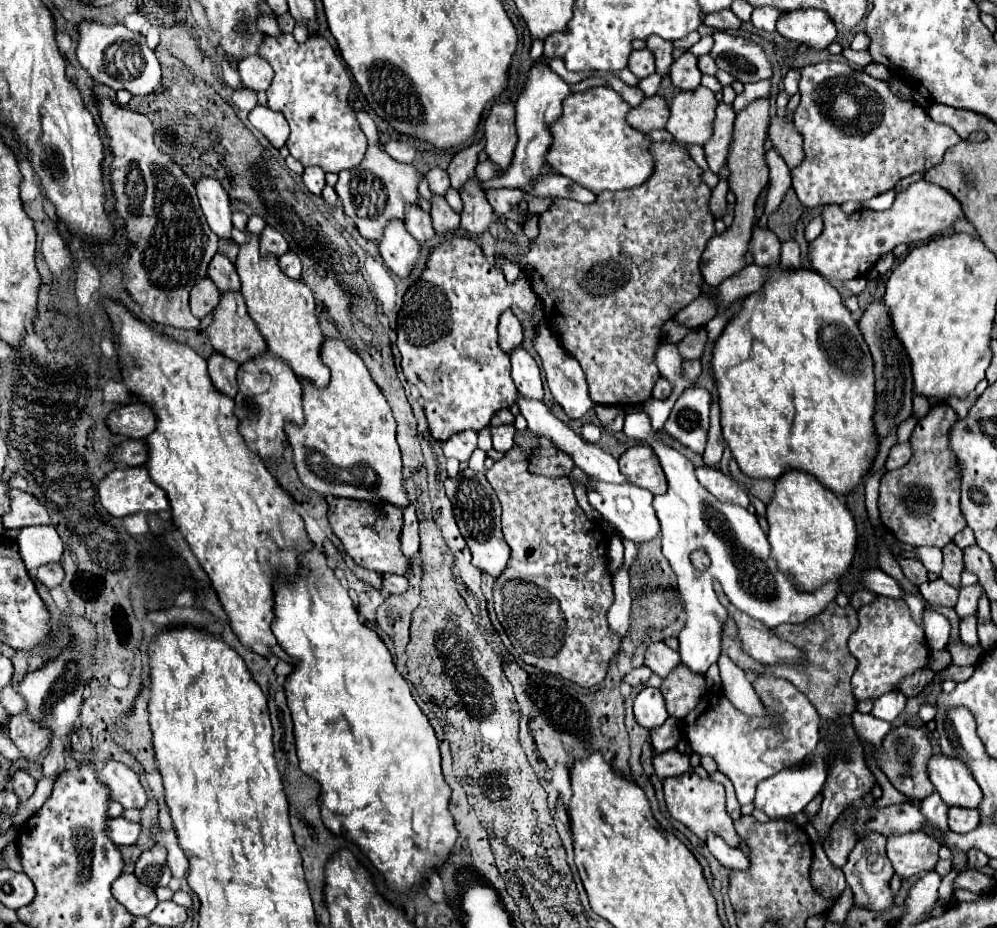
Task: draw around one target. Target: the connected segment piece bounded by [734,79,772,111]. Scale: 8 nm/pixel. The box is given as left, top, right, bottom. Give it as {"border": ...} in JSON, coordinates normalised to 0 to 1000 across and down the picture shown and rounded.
{"border":[[[766,85],[766,87],[758,87],[758,89],[750,89],[750,92],[746,92],[746,100],[744,100],[742,105],[738,105],[738,109],[736,109],[736,117],[742,120],[742,117],[746,117],[750,111],[754,111],[756,107],[768,105],[768,102],[772,100],[772,92],[774,92],[772,85]]]}

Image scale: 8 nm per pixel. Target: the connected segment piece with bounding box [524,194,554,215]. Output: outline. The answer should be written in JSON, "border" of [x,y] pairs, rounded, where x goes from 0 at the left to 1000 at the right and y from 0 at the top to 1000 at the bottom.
{"border":[[[527,209],[526,216],[530,219],[531,230],[538,230],[542,232],[545,230],[551,221],[556,217],[556,212],[539,213],[531,209]]]}

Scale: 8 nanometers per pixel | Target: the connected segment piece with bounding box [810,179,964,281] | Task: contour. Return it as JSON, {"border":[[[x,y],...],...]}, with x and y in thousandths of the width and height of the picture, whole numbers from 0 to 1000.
{"border":[[[927,193],[911,199],[907,206],[899,208],[899,217],[889,227],[863,225],[849,232],[843,221],[835,219],[822,230],[826,238],[824,251],[812,262],[812,283],[814,288],[832,303],[851,303],[861,296],[869,296],[877,283],[899,264],[917,264],[929,260],[941,251],[947,251],[955,240],[967,234],[963,219],[941,199]]]}

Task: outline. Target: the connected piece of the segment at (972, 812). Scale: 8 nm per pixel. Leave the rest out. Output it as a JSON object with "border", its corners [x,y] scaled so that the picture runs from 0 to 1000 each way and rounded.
{"border":[[[953,870],[951,874],[951,889],[959,898],[971,898],[979,893],[983,887],[981,872],[969,872],[969,870]]]}

